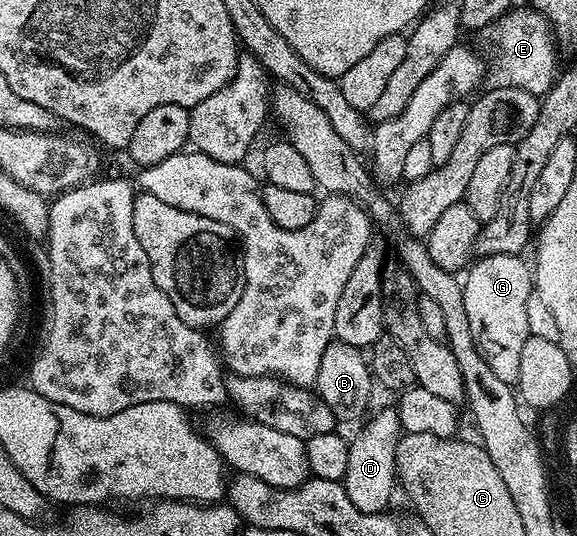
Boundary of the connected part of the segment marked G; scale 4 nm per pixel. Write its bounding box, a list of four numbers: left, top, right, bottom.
[463,253,534,386]

